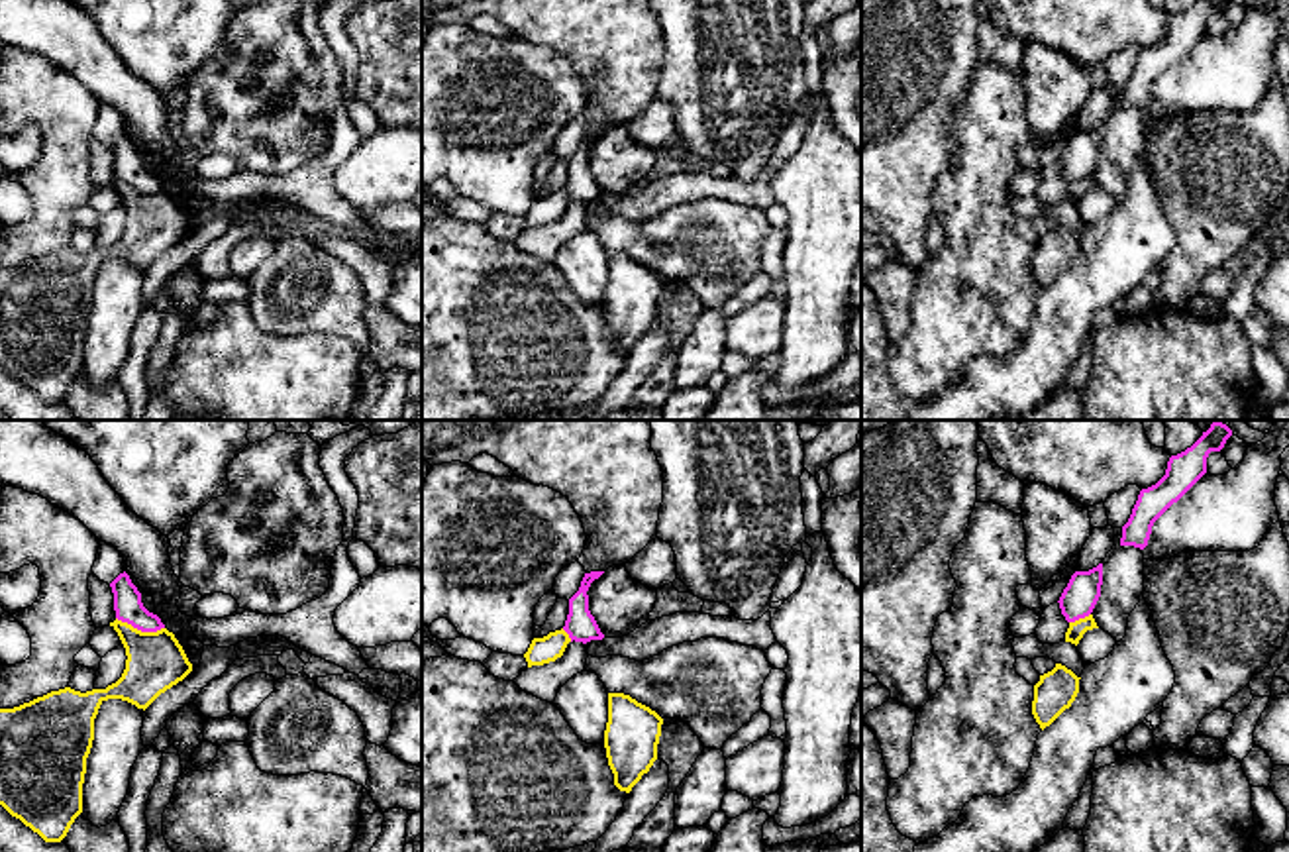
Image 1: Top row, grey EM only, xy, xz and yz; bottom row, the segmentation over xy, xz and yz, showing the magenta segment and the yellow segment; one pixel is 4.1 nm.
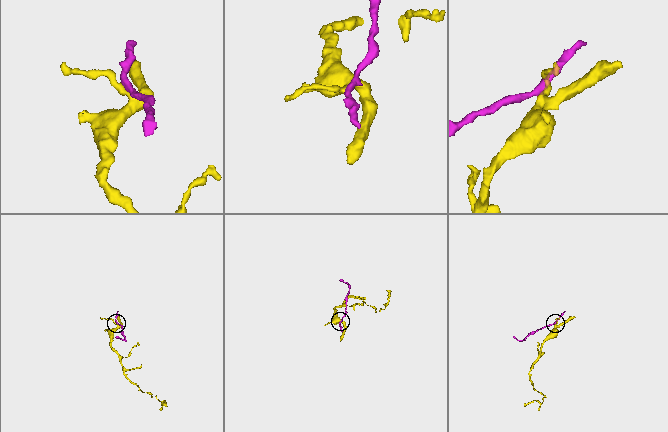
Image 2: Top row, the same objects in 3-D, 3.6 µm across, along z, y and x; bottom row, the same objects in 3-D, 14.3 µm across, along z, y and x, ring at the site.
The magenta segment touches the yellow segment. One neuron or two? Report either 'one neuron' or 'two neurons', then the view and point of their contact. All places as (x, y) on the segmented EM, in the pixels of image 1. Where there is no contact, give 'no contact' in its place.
two neurons; meets magenta in xy at (140, 629)

